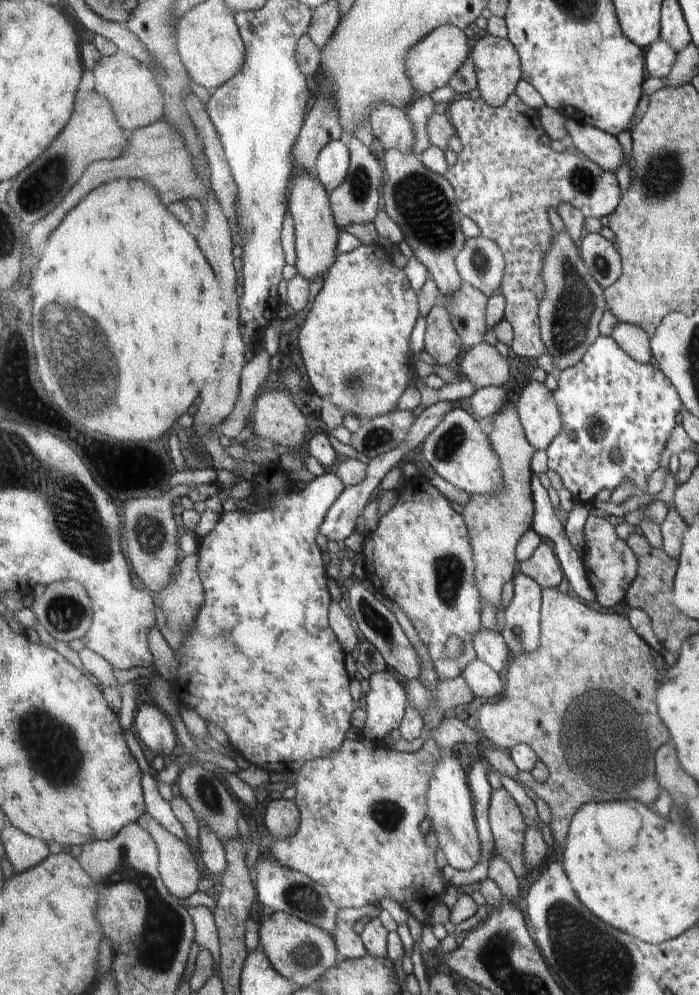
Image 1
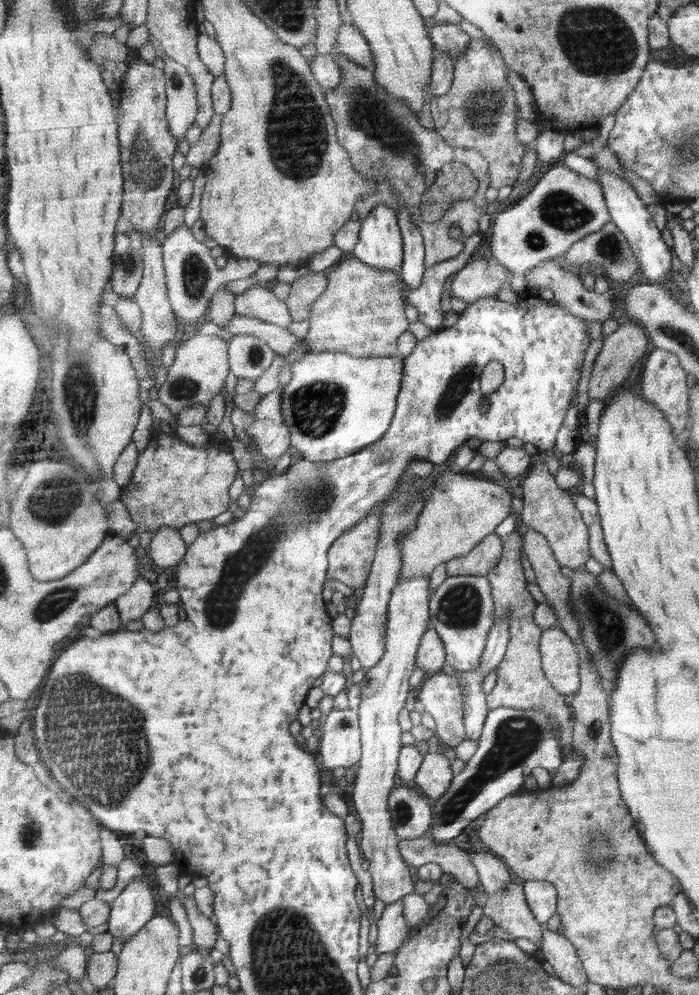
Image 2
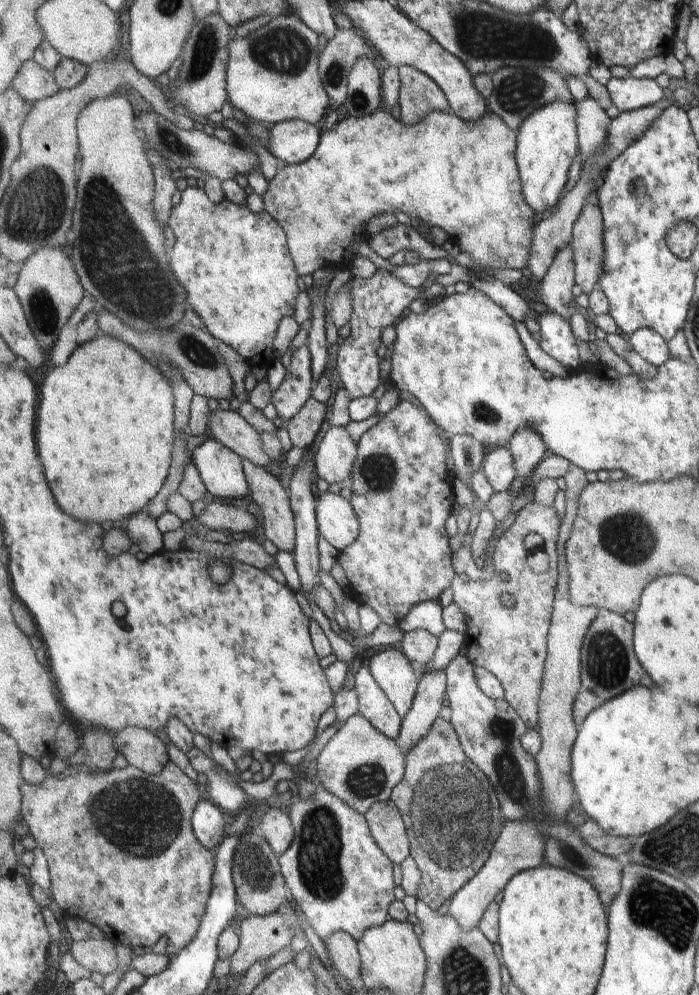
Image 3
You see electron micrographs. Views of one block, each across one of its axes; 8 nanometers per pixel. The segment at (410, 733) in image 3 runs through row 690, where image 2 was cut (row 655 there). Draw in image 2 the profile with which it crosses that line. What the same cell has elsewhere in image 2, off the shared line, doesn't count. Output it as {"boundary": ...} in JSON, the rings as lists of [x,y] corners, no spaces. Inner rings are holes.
{"boundary":[[[431,623],[421,641],[416,666],[424,668],[428,674],[439,673],[447,663],[446,656],[443,639]]]}

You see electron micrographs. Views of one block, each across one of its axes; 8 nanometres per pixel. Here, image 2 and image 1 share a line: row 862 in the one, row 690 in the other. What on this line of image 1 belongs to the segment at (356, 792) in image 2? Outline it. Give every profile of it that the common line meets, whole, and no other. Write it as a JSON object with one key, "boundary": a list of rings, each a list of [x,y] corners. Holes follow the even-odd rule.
{"boundary":[[[387,669],[386,671],[370,675],[362,697],[362,704],[367,712],[366,724],[359,731],[359,735],[362,738],[384,742],[387,732],[392,732],[392,730],[401,727],[409,706],[409,698],[407,698],[407,689],[404,682],[399,676],[395,676],[395,673],[395,671]]]}

